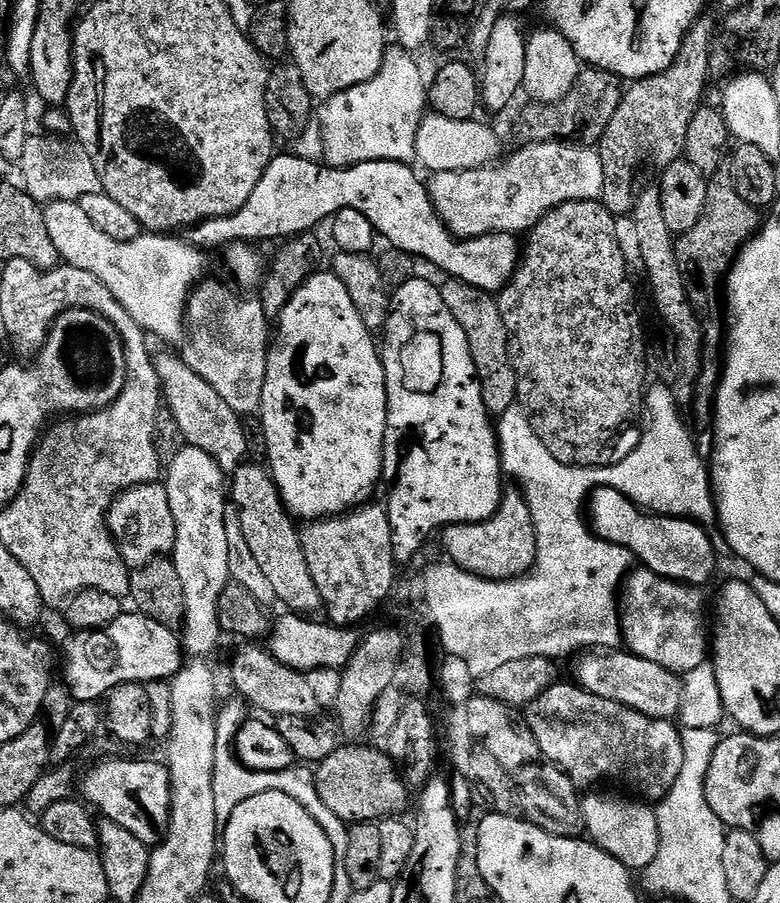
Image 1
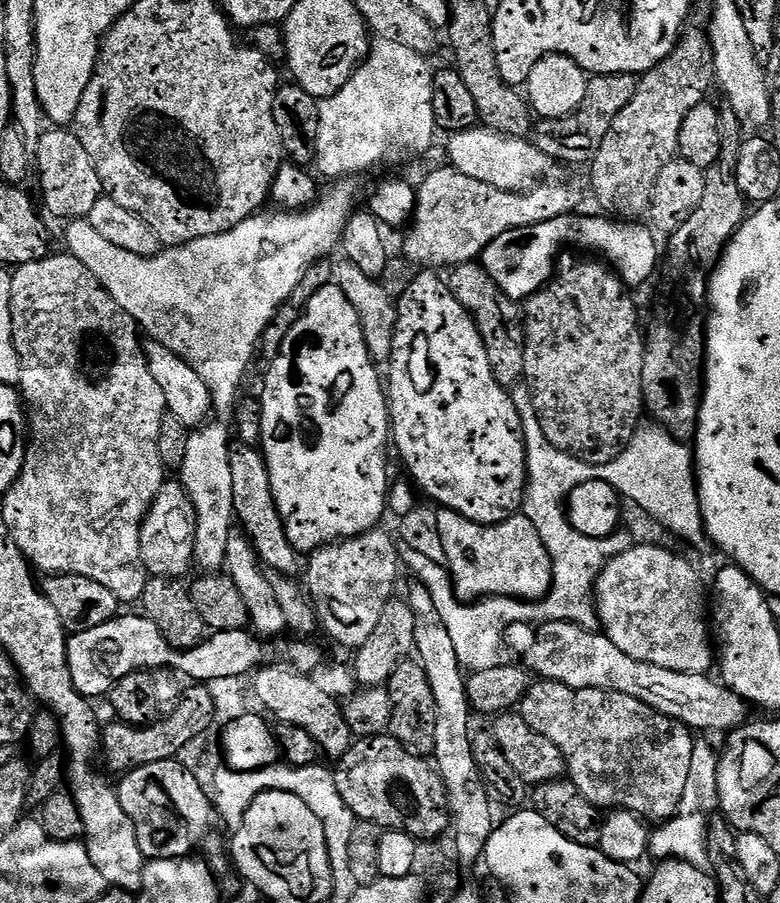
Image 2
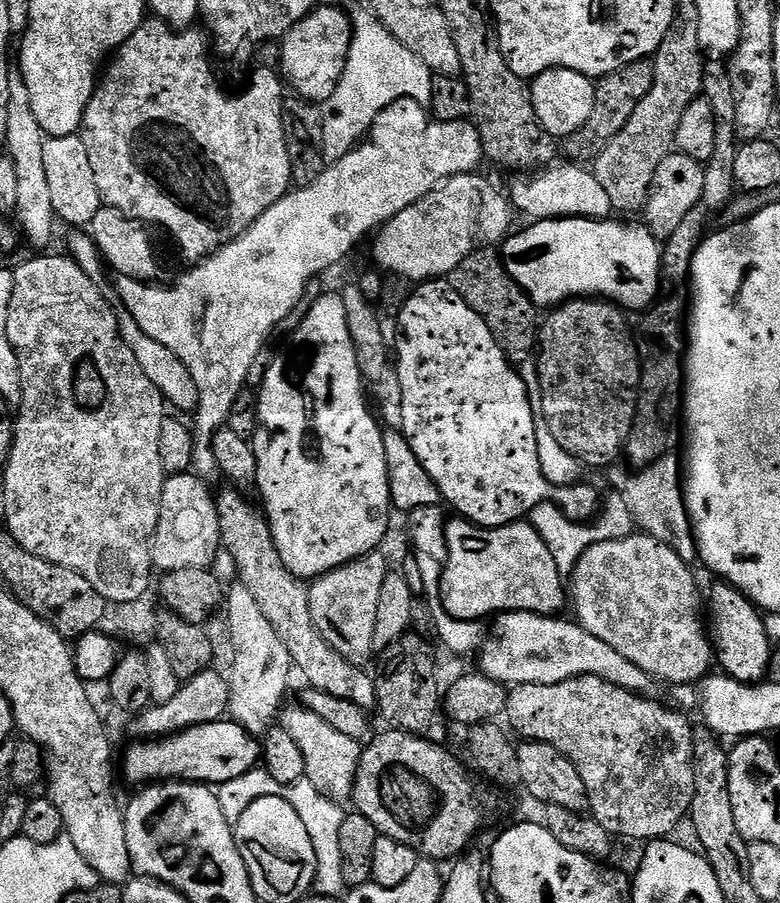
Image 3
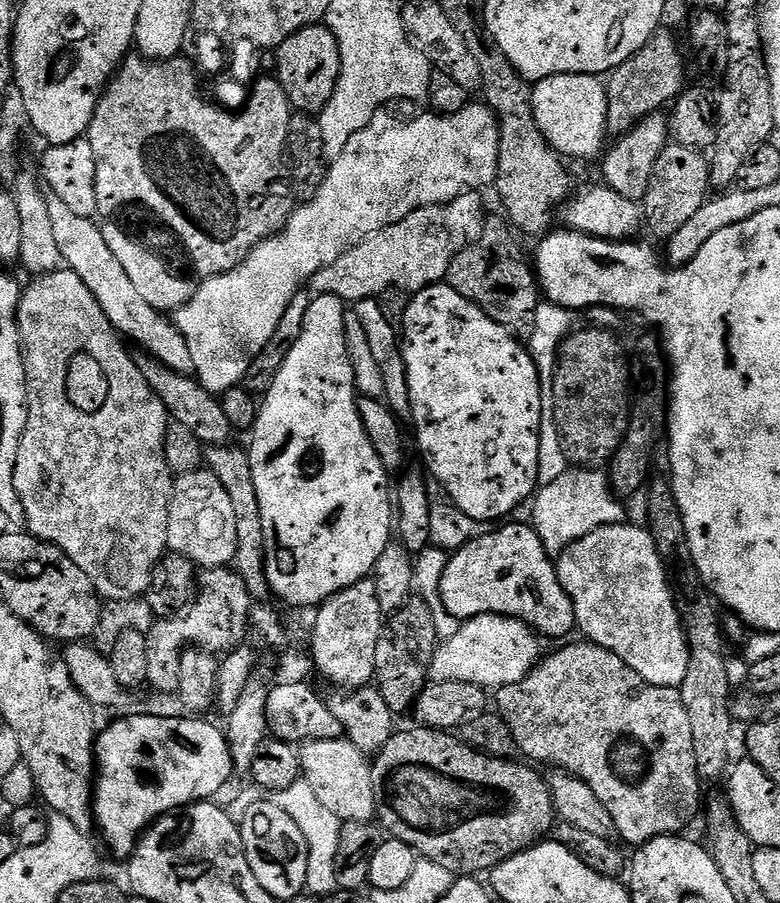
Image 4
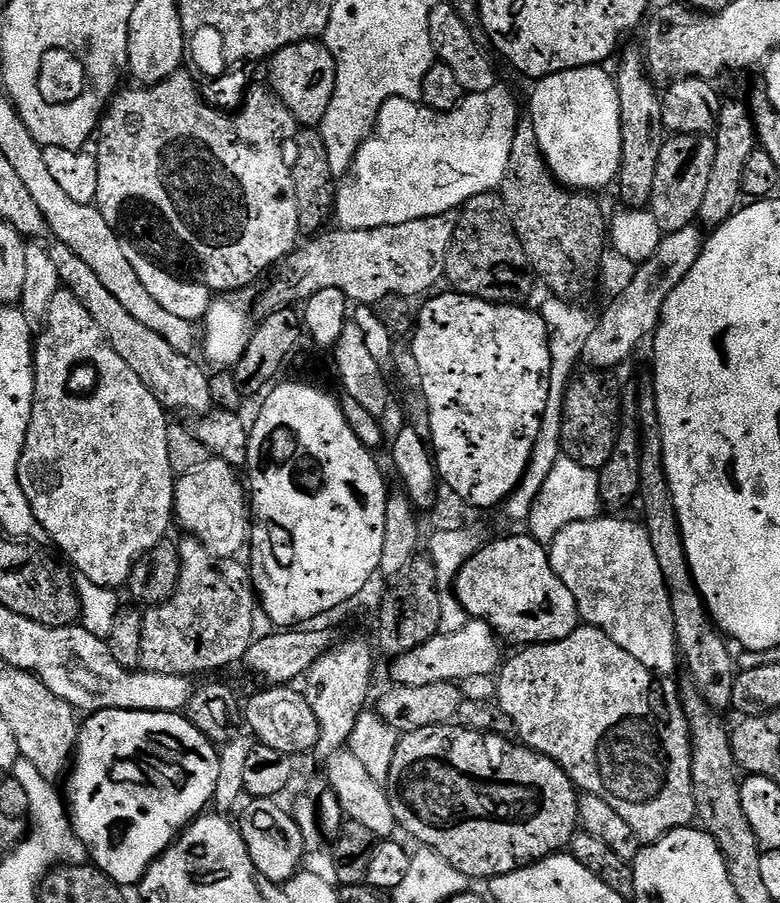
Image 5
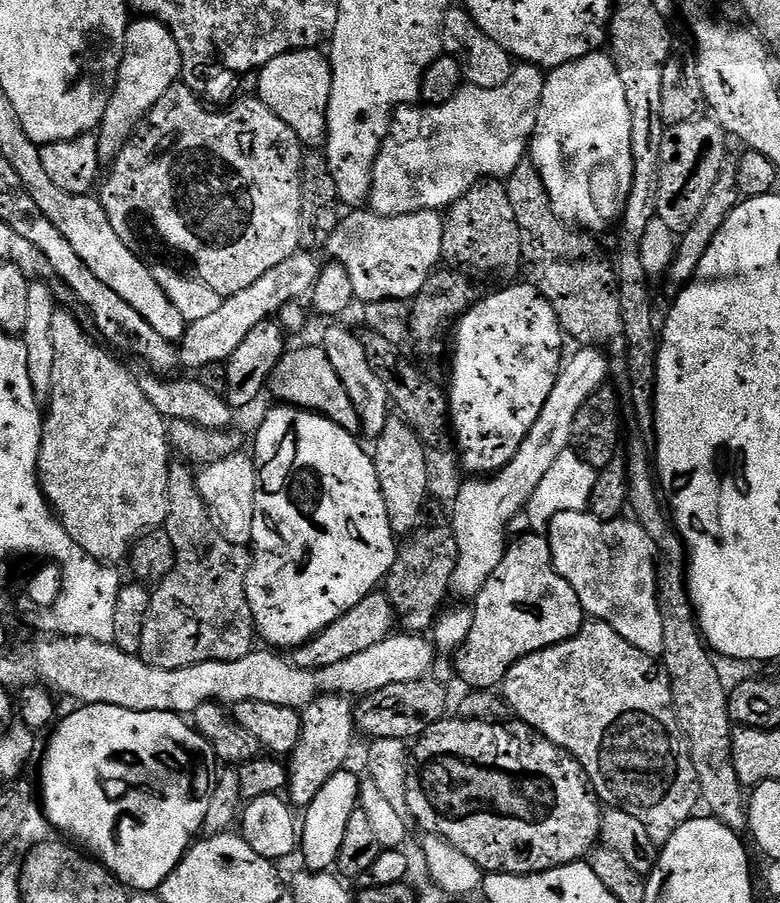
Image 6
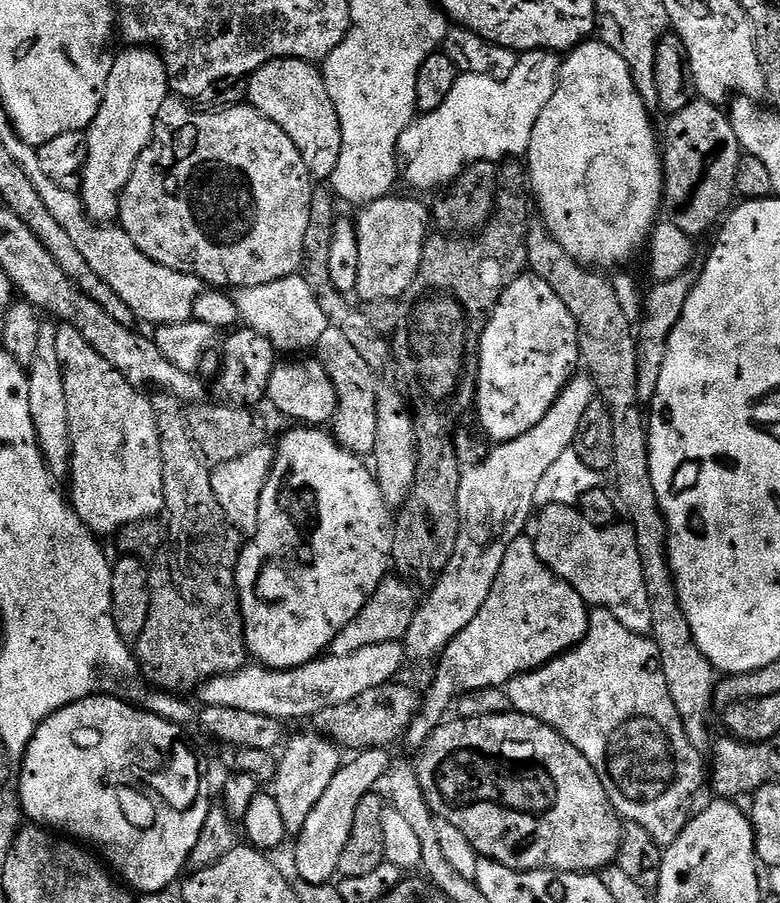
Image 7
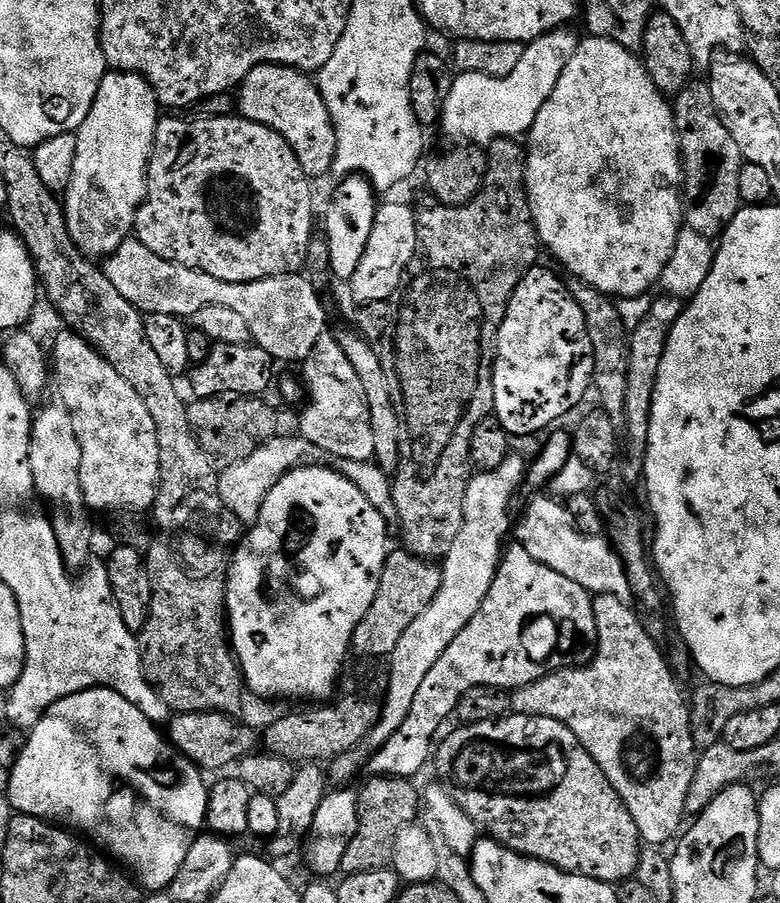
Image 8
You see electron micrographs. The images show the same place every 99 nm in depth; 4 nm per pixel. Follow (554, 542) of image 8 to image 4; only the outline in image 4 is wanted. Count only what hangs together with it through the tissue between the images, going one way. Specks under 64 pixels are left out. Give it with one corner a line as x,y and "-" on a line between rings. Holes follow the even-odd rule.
625,522
616,525
606,525
604,528
596,529
592,533
586,534
580,540
574,541
569,545
558,556
558,559
555,561
555,566
558,578
562,582
562,590
566,590
566,594
572,599
576,628
578,632
584,635
581,637
583,637
585,641
597,644
606,650
610,650
614,654
618,654
618,658
622,658
622,662
626,662
626,666
630,666
630,670
642,674
642,678
646,682
650,682
654,686
662,686
663,688
679,689
682,678
686,678
688,637
684,634
684,623
680,620
680,615
676,609
676,603
672,597
672,586
668,583
668,572
664,569
664,563
658,554
658,546
654,546
654,538
648,533
647,527

